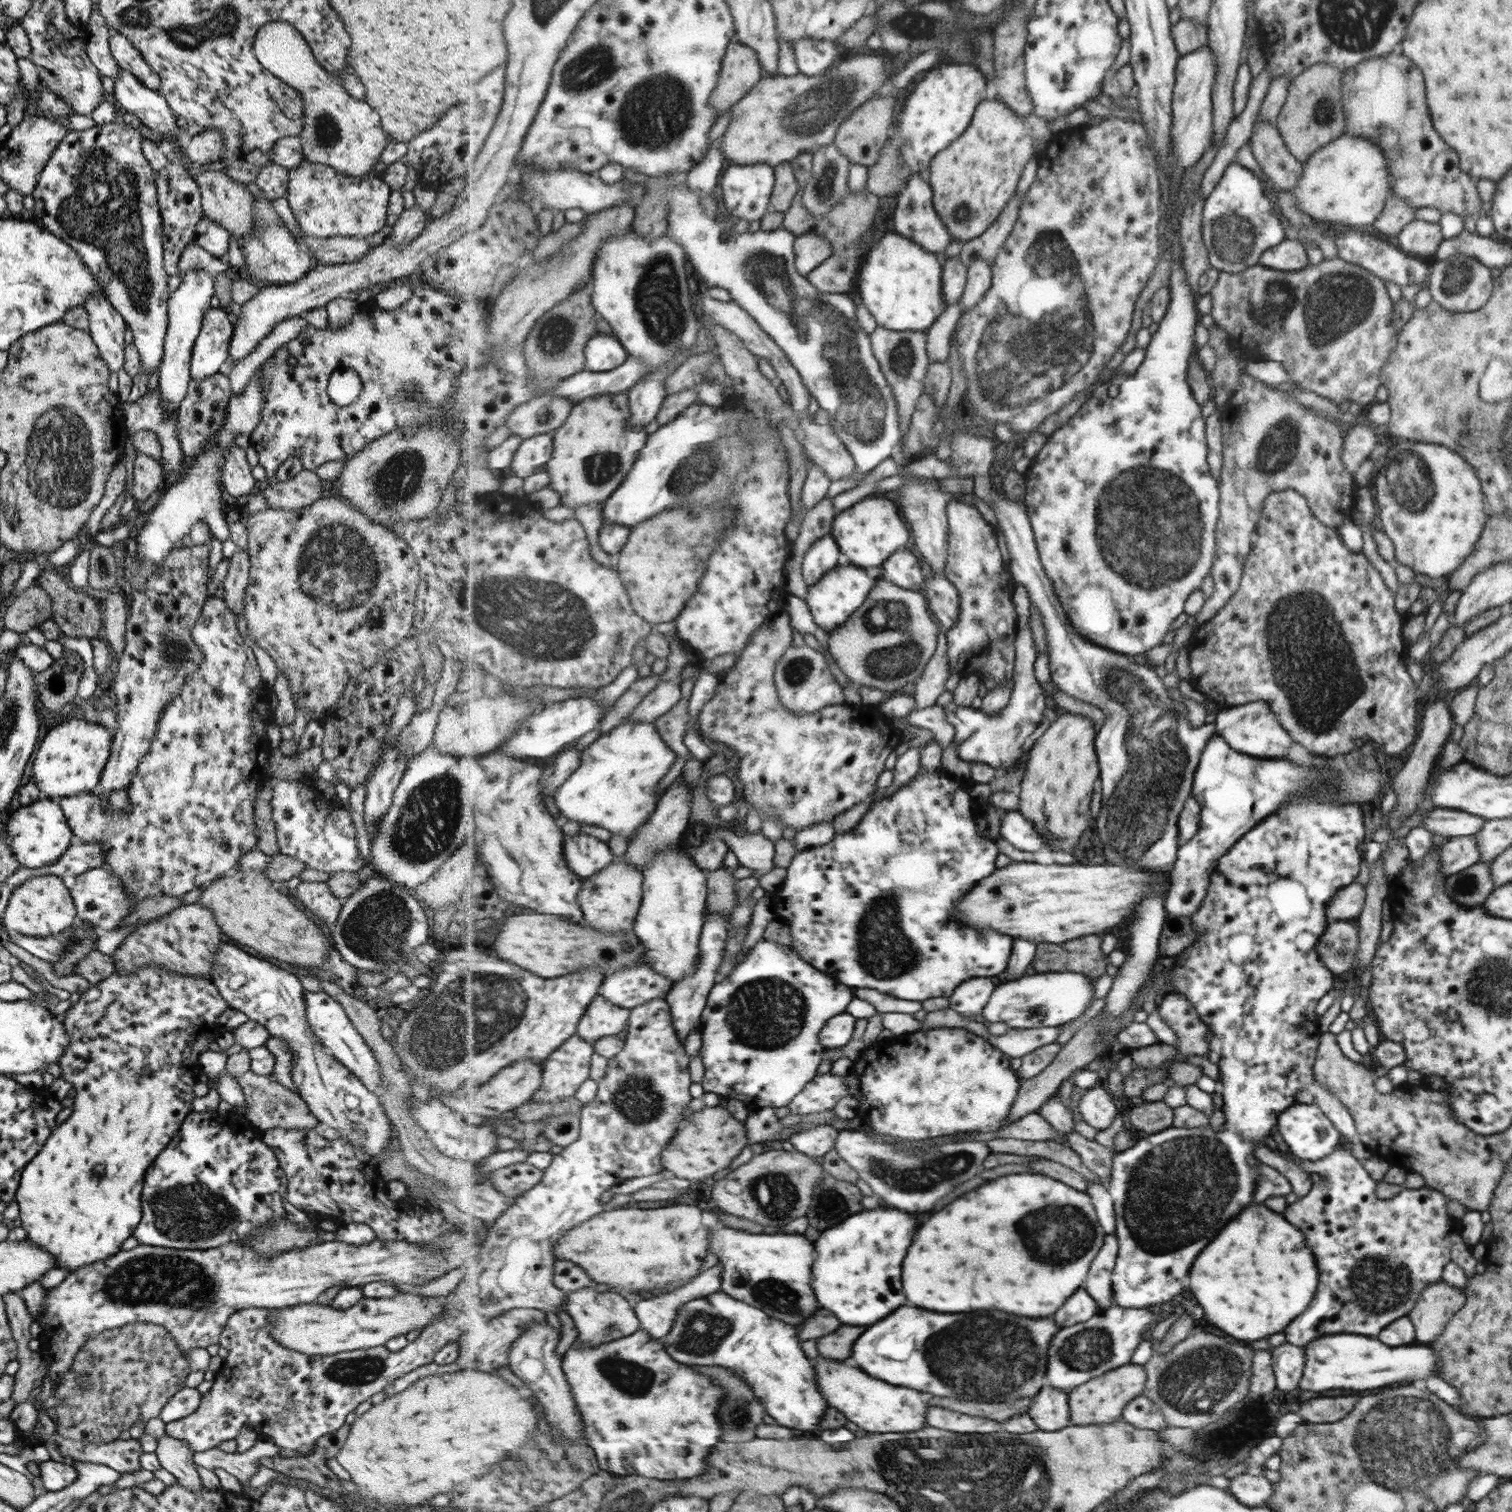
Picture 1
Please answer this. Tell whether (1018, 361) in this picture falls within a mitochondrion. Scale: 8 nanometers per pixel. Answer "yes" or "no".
yes

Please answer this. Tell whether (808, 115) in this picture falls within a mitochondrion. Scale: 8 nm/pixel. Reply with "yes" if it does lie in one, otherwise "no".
yes

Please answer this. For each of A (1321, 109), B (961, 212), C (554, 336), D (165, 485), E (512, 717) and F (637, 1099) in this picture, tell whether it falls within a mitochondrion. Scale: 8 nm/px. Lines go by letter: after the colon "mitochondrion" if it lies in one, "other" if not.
A: mitochondrion
B: mitochondrion
C: mitochondrion
D: other
E: other
F: mitochondrion

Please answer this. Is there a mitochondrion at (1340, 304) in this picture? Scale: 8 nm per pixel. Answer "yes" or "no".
yes

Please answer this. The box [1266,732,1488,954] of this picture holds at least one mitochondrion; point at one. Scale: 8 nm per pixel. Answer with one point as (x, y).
(1465, 885)

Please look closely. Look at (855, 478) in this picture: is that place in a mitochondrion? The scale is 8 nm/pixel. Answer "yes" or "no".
no

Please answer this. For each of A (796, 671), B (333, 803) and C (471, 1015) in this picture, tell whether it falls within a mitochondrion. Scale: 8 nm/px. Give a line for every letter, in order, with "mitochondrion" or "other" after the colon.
A: mitochondrion
B: other
C: mitochondrion

